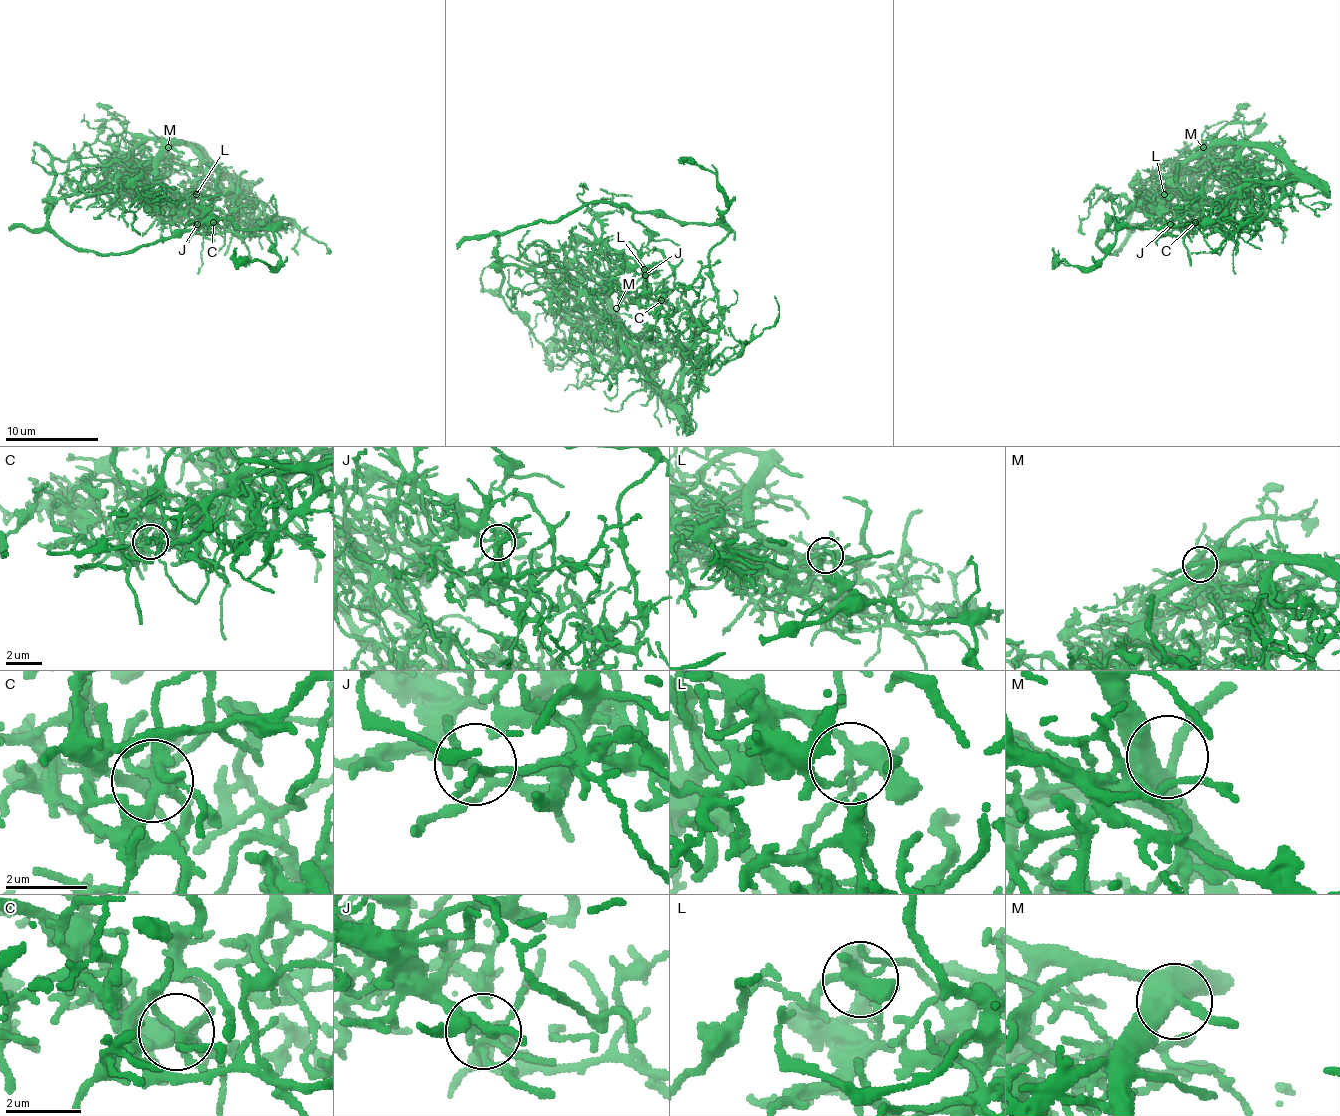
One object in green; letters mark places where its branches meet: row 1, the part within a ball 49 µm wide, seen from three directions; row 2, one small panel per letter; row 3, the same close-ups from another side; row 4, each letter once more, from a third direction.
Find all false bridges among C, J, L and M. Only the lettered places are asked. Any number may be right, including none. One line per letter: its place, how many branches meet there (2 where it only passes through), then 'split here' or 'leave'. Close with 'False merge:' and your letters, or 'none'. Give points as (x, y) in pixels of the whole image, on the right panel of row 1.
C: at (1195, 222); 7 branches meet; leave
J: at (1170, 224); 5 branches meet; leave
L: at (1164, 194); 6 branches meet; split here
M: at (1203, 147); 3 branches meet; leave
False merge: L

